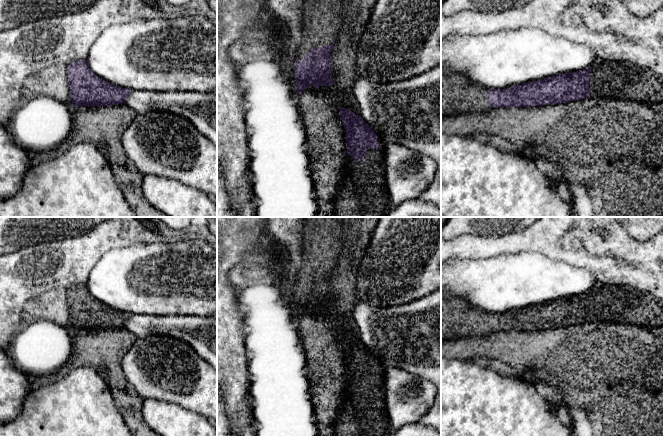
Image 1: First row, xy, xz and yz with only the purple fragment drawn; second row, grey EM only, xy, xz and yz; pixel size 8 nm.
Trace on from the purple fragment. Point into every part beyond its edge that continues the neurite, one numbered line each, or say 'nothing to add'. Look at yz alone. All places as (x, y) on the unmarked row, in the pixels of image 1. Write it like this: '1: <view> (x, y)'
1: yz (610, 303)
2: yz (459, 320)

